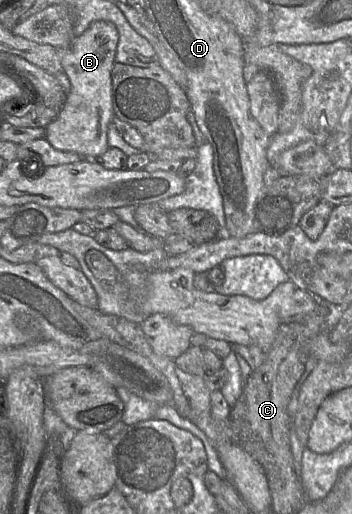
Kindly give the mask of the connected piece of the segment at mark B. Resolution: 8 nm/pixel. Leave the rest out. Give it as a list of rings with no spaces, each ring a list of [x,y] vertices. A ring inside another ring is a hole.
[[[94,21],[67,47],[57,48],[71,89],[57,117],[46,126],[47,141],[57,150],[75,152],[94,159],[108,149],[107,131],[114,118],[111,71],[119,40],[116,26],[109,21]]]

